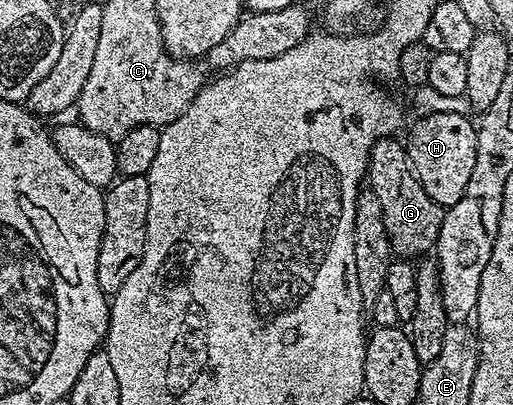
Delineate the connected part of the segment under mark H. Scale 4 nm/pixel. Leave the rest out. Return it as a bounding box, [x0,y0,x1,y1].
[407,113,477,207]

